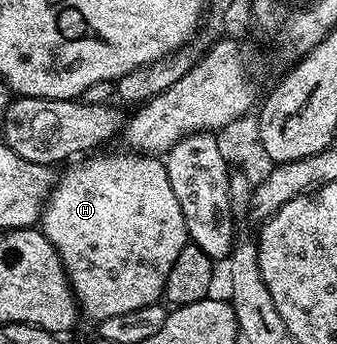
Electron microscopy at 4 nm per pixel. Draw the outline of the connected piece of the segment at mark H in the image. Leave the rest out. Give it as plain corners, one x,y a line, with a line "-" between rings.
97,152
92,156
82,157
80,160
74,161
72,164
66,165
65,170
60,171
59,177
53,183
53,191
49,194
49,199
45,202
45,208
41,211
41,216
39,219
39,229
41,233
47,236
47,240
51,240
51,244
55,248
55,252
59,252
61,257
61,262
65,266
65,274
69,278
69,284
73,287
73,294
77,297
79,303
79,310
82,315
85,314
87,317
93,321
93,324
99,324
103,320
107,320
111,316
123,316
123,312
135,312
135,308
147,308
154,304
160,303
162,301
165,285
167,284
167,275
171,273
171,268
175,264
175,259
179,256
179,252
183,252
183,248
187,245
190,245
190,238
187,230
187,225
184,223
183,211
179,206
179,201
175,198
174,189
171,188
171,182
168,179
167,168
165,167
164,161
160,157
151,155
151,154
138,154
136,152
124,152
125,154
101,154
105,152

